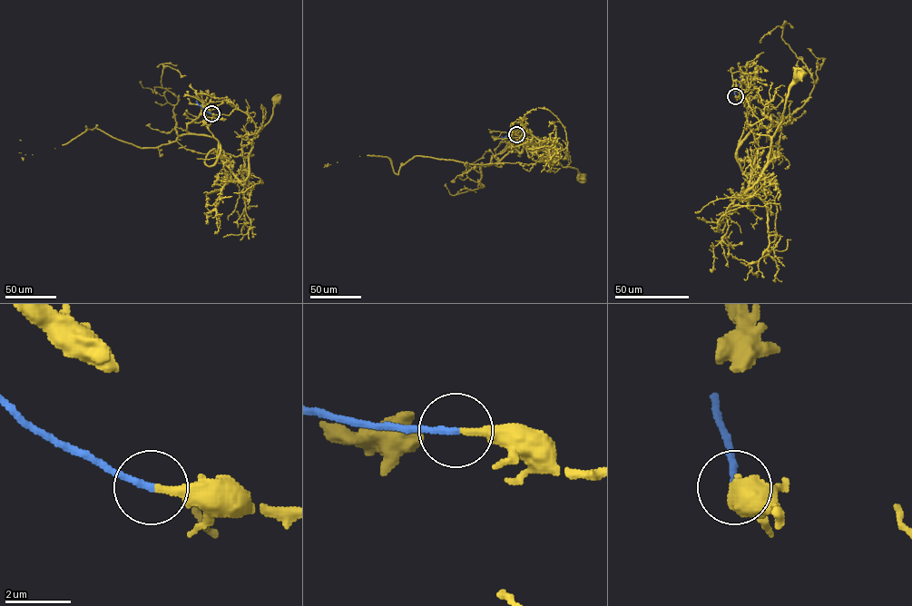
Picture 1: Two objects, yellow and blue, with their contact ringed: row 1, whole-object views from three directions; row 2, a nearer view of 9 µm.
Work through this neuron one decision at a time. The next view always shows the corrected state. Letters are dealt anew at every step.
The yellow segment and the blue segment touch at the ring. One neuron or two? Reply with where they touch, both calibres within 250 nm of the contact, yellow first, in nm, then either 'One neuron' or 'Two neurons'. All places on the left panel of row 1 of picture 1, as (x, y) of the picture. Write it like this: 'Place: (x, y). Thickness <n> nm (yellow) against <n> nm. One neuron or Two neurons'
Place: (211, 113). Thickness 280 nm (yellow) against 200 nm. One neuron

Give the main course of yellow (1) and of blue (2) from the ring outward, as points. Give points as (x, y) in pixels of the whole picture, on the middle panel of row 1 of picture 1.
1: (516, 134), (556, 143), (561, 150), (557, 161), (563, 166), (575, 168), (581, 177)
2: (516, 134), (508, 134), (502, 139), (502, 136)

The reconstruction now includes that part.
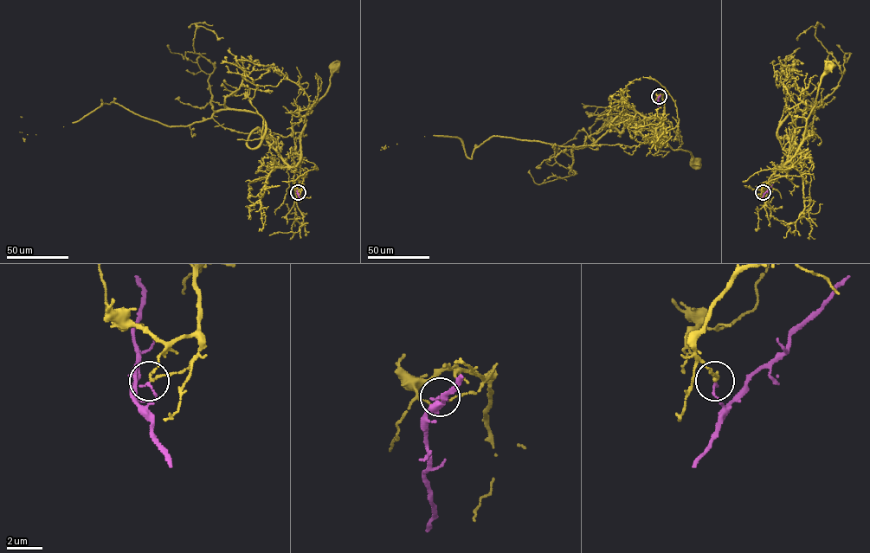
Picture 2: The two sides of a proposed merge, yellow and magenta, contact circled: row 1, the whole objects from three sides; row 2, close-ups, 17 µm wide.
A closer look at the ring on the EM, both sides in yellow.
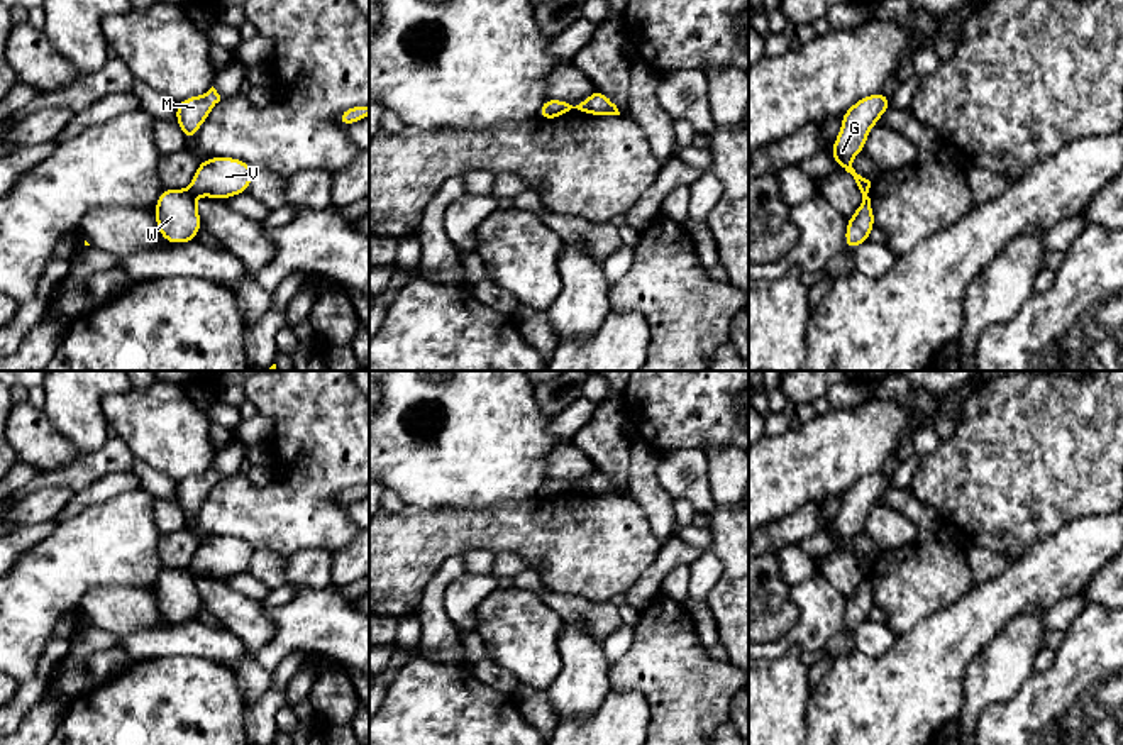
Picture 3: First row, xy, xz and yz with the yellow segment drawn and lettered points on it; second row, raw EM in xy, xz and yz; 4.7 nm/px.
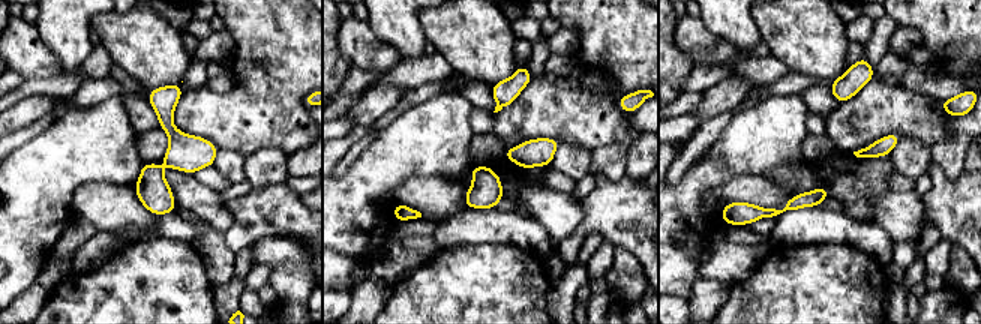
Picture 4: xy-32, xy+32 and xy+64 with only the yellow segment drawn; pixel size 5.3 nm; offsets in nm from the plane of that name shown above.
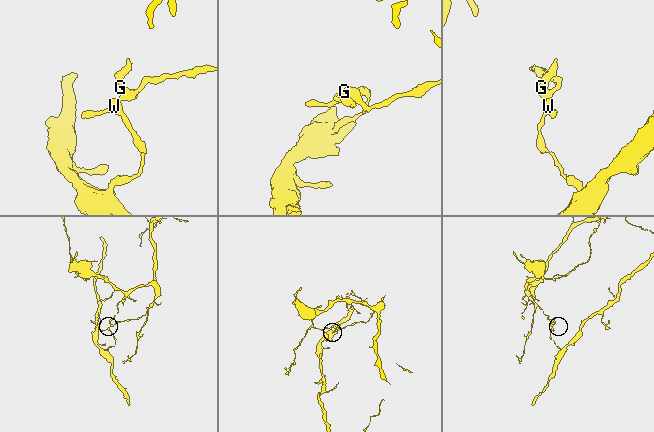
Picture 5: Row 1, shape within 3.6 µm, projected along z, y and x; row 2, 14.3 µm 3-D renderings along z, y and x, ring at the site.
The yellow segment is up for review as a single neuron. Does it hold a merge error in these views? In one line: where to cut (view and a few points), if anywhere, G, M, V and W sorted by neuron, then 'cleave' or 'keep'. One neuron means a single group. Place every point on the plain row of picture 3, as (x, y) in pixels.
cut xy (188, 568), (193, 576); groups G M V / W; cleave

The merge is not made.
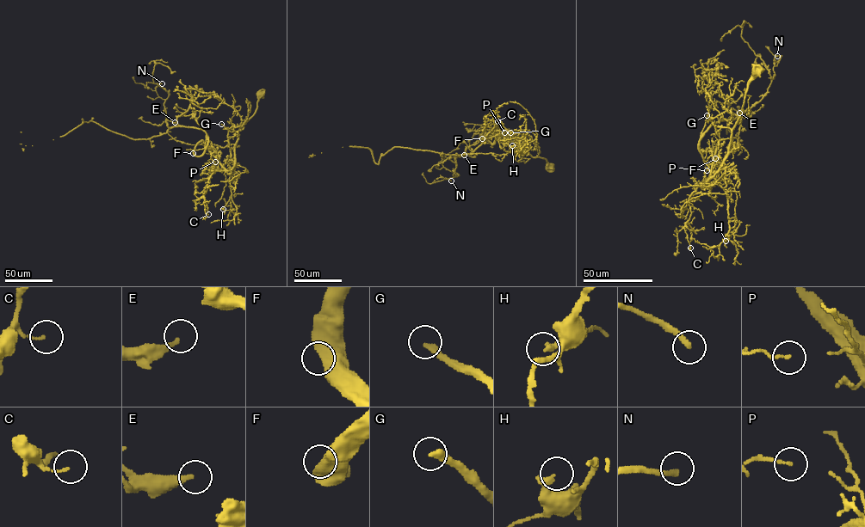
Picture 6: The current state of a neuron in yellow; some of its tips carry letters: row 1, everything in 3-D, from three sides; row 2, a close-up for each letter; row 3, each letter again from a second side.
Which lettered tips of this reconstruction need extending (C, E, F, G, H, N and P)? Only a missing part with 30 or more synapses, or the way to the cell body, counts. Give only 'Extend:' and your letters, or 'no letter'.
Extend: G, N

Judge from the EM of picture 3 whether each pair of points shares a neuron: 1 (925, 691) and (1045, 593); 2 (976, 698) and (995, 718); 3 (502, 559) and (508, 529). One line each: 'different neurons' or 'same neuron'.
1: same neuron
2: different neurons
3: different neurons

